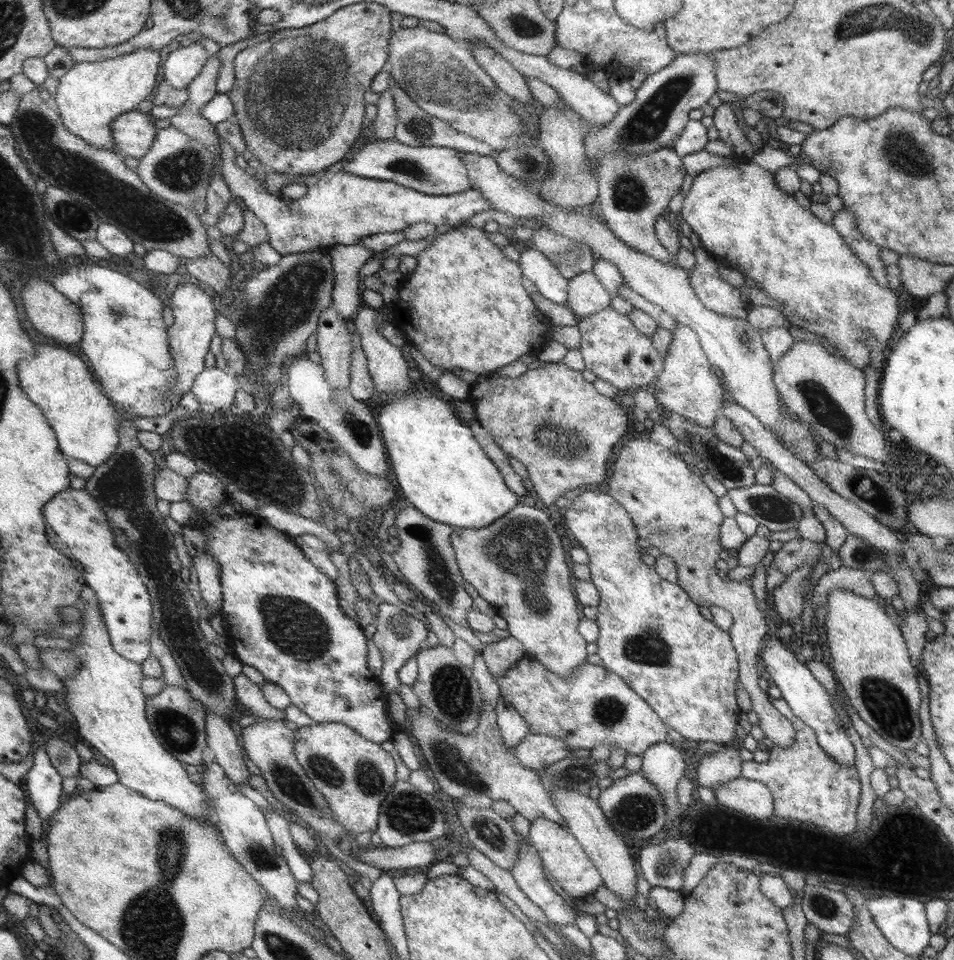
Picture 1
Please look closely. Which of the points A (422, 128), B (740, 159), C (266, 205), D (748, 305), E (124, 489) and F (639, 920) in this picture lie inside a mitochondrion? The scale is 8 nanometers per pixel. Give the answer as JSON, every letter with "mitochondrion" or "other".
{"A":"mitochondrion","B":"other","C":"other","D":"other","E":"mitochondrion","F":"other"}

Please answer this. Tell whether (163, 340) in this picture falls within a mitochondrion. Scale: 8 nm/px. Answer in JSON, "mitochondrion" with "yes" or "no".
{"mitochondrion":"no"}

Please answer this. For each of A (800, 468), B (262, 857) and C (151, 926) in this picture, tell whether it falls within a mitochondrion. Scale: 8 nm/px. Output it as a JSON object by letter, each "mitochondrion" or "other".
{"A":"other","B":"mitochondrion","C":"mitochondrion"}

